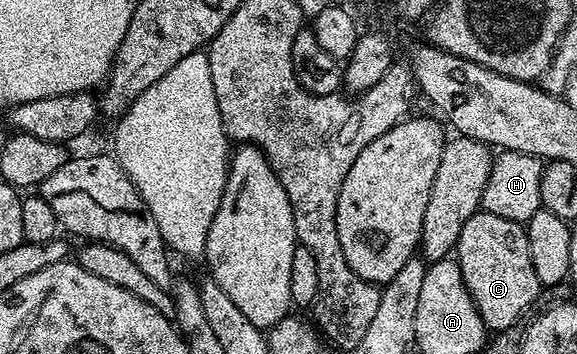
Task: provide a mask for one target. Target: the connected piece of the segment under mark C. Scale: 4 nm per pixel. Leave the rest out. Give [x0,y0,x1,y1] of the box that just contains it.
[455,210,543,333]

